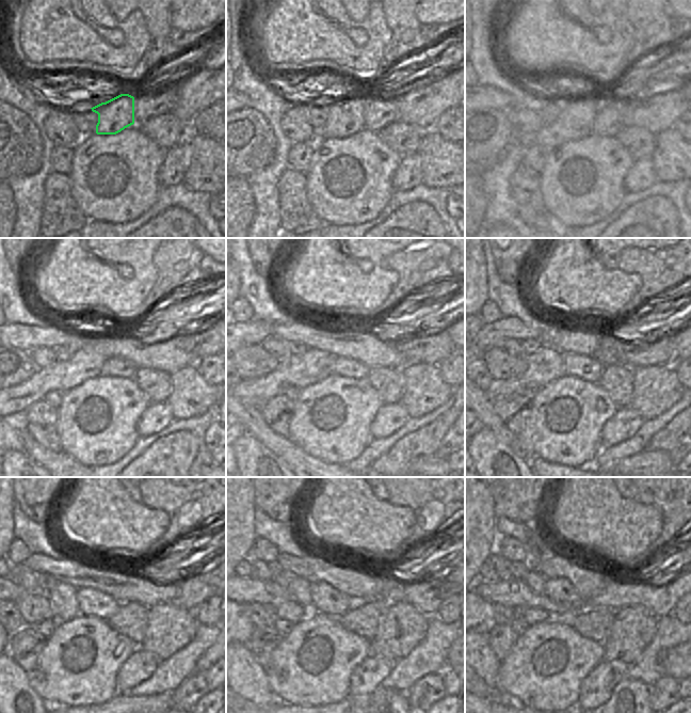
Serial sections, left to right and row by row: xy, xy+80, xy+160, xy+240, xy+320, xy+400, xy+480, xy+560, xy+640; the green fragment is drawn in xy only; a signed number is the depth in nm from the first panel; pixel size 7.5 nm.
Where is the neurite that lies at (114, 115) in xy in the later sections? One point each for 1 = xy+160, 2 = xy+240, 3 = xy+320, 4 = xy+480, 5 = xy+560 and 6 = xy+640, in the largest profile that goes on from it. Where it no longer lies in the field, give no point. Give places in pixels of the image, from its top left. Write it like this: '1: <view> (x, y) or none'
1: xy+160 (575, 122)
2: xy+240 (85, 363)
3: xy+320 (301, 370)
4: xy+480 (63, 597)
5: xy+560 (300, 589)
6: xy+640 (533, 579)

